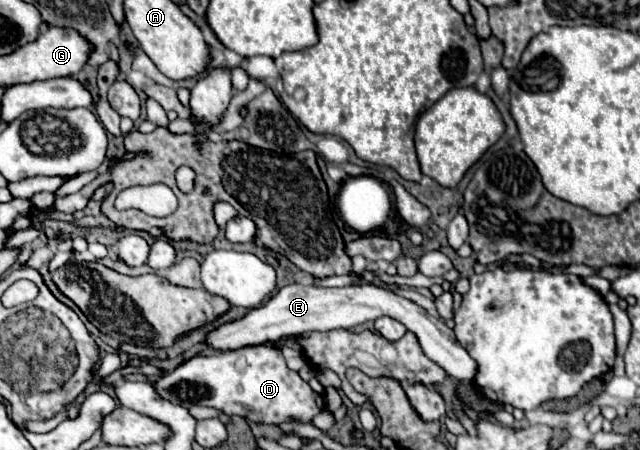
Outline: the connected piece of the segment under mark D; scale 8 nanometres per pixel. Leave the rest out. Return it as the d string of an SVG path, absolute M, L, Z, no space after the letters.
M247 346L207 358L195 356L173 372L163 374L155 382L155 390L161 398L183 408L207 406L217 408L225 416L237 414L251 422L275 426L283 422L311 424L313 416L319 414L321 398L297 372L287 368L281 350L275 346Z

